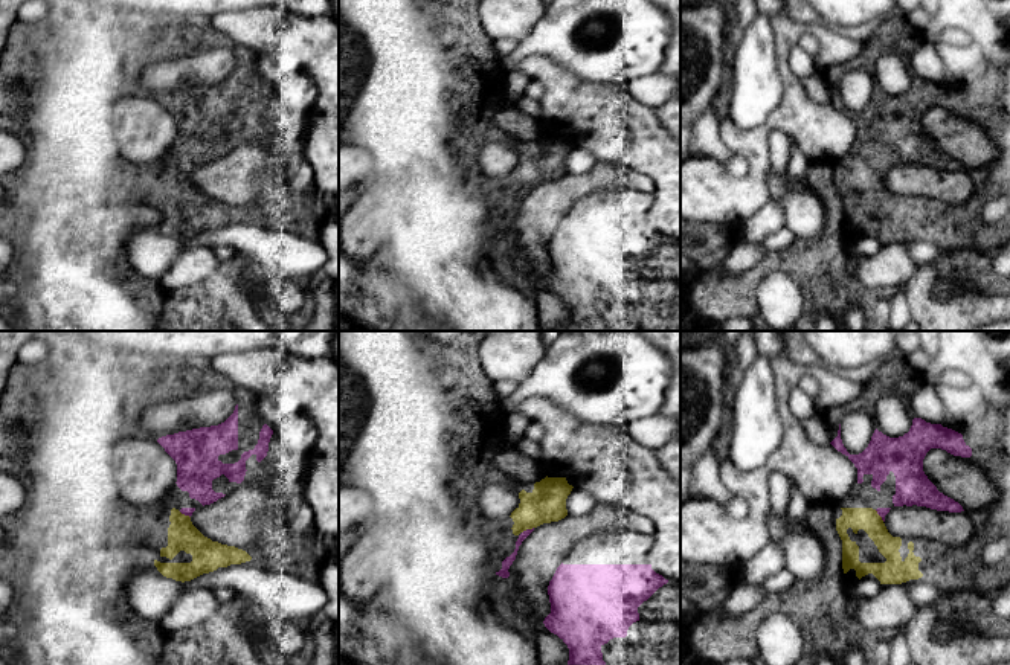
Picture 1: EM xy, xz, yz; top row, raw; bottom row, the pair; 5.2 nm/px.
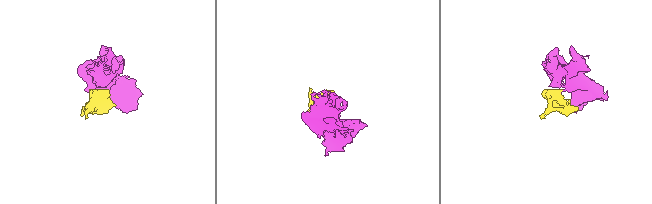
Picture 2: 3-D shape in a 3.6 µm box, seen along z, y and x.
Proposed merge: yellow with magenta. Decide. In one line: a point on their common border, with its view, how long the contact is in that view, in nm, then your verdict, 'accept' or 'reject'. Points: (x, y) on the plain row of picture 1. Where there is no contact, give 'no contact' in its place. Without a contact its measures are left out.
xz (527, 186) | 70 nm | accept

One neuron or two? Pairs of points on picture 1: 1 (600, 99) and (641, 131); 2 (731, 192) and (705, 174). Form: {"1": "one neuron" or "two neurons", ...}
{"1": "one neuron", "2": "one neuron"}

